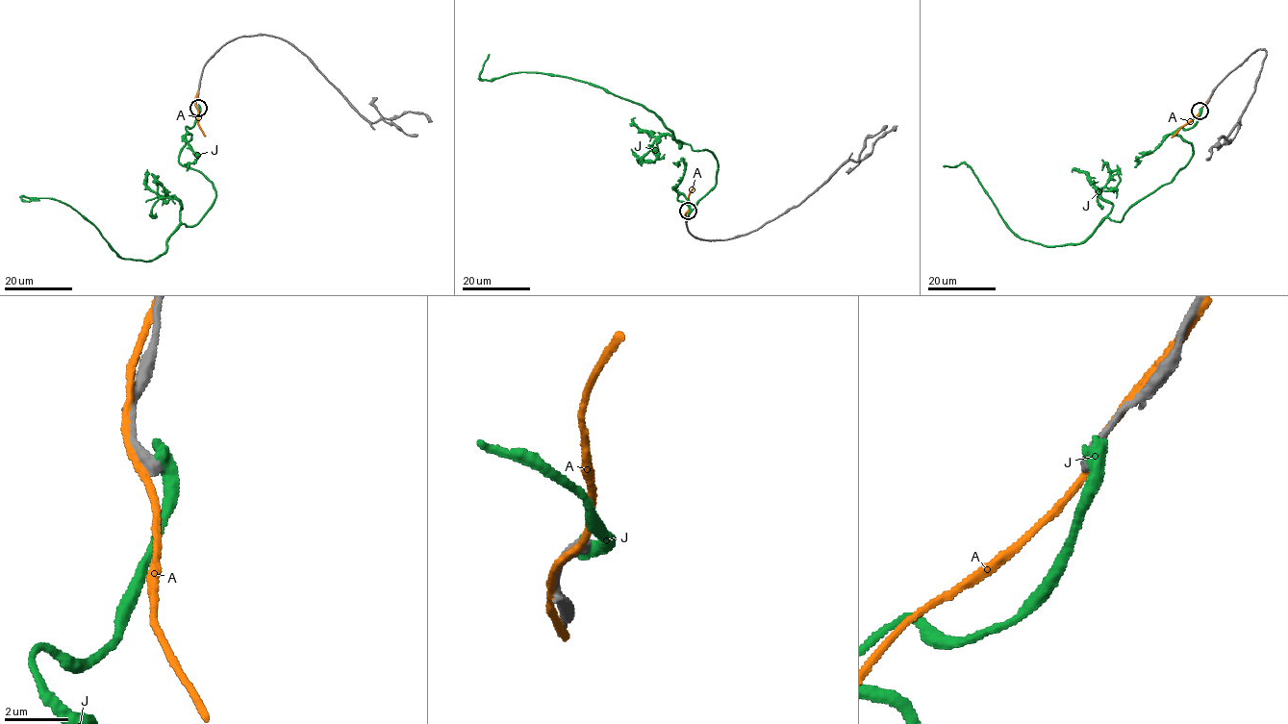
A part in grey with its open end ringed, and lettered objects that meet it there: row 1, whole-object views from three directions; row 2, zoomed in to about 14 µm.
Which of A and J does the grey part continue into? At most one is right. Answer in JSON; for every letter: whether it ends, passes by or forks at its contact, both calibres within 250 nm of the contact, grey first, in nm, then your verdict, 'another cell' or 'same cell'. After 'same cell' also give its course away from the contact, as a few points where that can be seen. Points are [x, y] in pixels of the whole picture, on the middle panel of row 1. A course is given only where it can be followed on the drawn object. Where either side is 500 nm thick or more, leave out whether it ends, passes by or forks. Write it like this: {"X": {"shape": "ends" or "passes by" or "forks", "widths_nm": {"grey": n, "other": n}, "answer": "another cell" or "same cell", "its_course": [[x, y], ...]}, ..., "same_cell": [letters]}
{"A": {"shape": "passes by", "widths_nm": {"grey": 200, "other": 220}, "answer": "another cell"}, "J": {"widths_nm": {"grey": 400, "other": 550}, "answer": "another cell"}, "same_cell": []}

